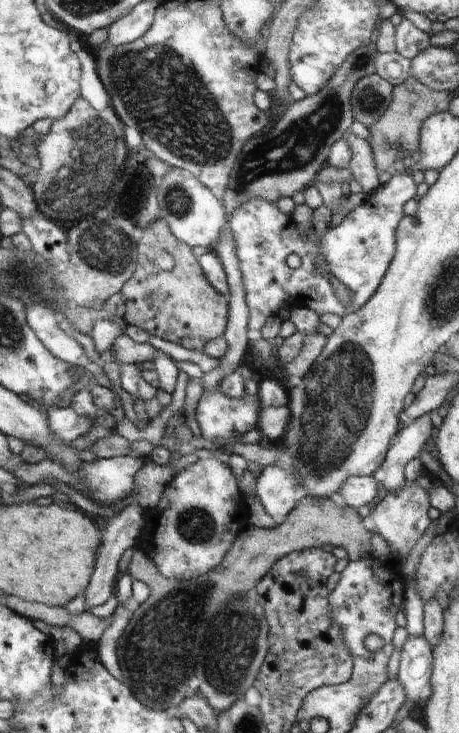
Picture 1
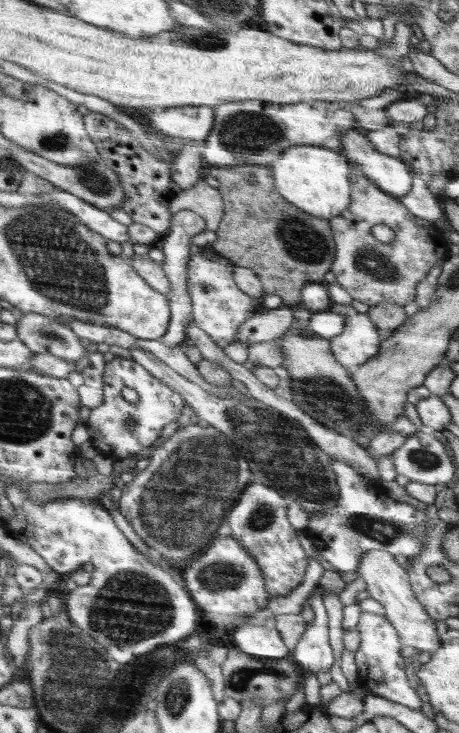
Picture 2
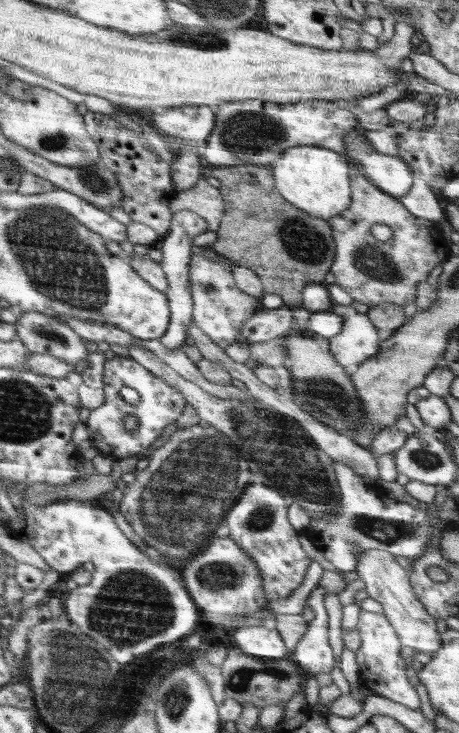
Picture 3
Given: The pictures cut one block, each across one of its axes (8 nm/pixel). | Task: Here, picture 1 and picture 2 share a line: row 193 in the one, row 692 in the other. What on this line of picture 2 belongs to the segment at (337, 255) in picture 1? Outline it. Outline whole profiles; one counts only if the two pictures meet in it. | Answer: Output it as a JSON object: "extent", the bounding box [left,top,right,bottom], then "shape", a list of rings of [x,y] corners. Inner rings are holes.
{"extent":[354,611,420,709],"shape":[[[362,611],[356,630],[361,641],[354,652],[354,661],[358,665],[358,686],[368,694],[382,696],[408,708],[420,709],[420,697],[415,690],[409,666],[400,655],[402,646],[391,622],[384,615]]]}

